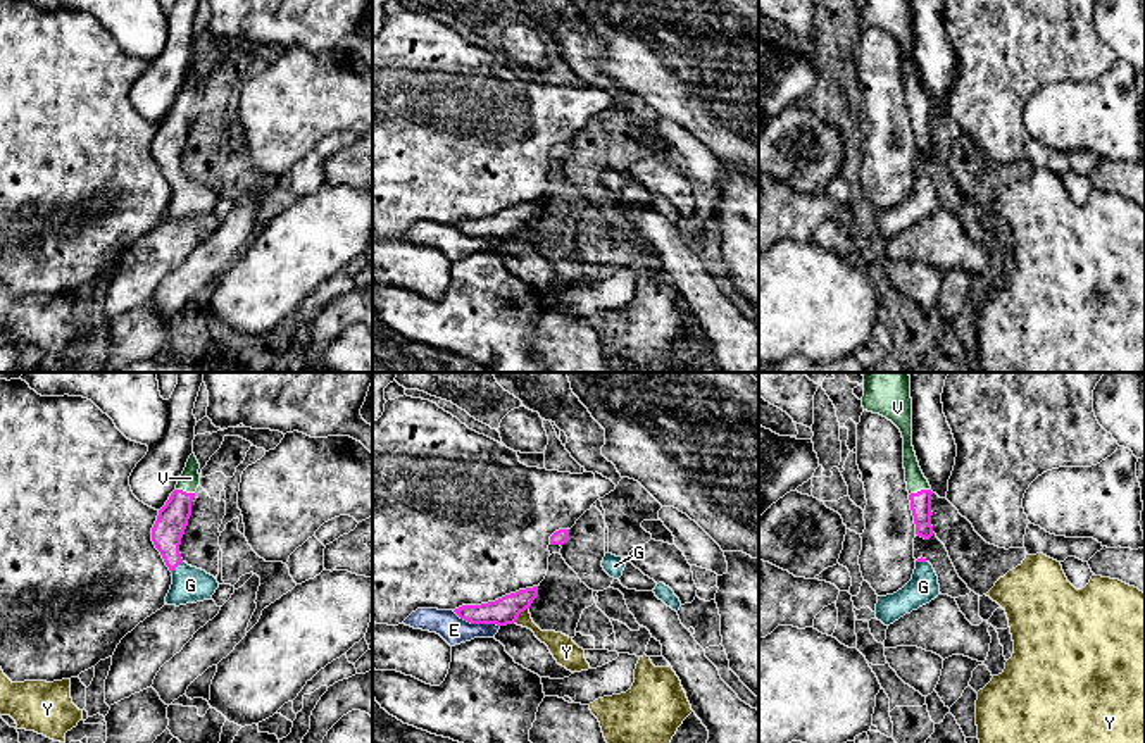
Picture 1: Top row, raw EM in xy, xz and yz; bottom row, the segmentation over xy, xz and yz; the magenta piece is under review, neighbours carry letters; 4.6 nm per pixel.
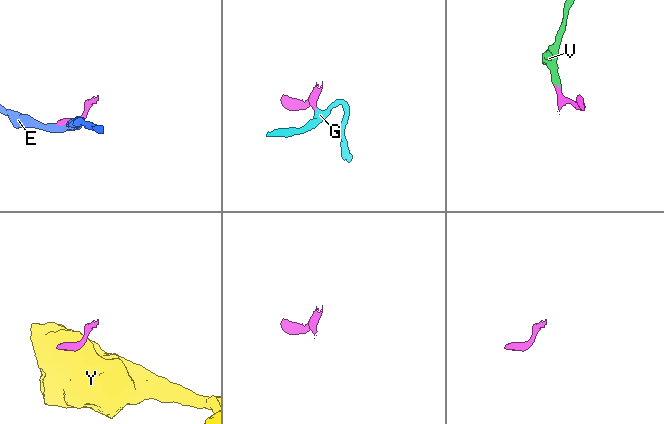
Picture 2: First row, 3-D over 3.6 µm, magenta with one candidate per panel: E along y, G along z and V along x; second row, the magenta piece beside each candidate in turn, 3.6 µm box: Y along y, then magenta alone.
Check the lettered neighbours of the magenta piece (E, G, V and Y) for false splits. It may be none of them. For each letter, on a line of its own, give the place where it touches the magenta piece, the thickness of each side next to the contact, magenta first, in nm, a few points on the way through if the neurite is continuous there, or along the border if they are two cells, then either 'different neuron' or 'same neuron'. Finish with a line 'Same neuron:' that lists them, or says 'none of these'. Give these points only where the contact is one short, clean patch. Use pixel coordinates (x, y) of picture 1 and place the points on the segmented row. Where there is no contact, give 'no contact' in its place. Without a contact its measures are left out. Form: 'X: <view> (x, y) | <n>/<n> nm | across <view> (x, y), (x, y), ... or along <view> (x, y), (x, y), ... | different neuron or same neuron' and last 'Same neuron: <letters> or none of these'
E: xz (476, 623) | 130/130 nm | along xz (452, 611), (471, 623), (495, 623), (499, 626) | different neuron
G: xy (176, 566) | 140/170 nm | across xy (173, 518), (171, 557), (176, 566), (190, 585) | same neuron
V: yz (921, 490) | 100/90 nm | across yz (919, 502), (921, 490), (914, 478) | same neuron
Y: xz (519, 612) | 130/110 nm | along xz (528, 607), (513, 623) | different neuron
Same neuron: G, V

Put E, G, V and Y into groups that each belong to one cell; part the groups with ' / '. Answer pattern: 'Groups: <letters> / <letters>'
Groups: E / G V / Y

